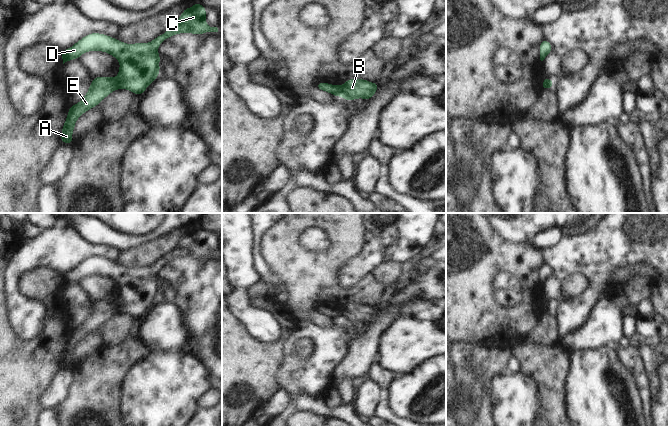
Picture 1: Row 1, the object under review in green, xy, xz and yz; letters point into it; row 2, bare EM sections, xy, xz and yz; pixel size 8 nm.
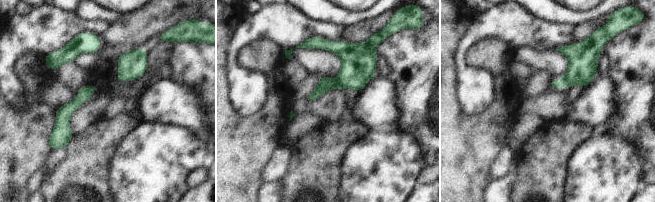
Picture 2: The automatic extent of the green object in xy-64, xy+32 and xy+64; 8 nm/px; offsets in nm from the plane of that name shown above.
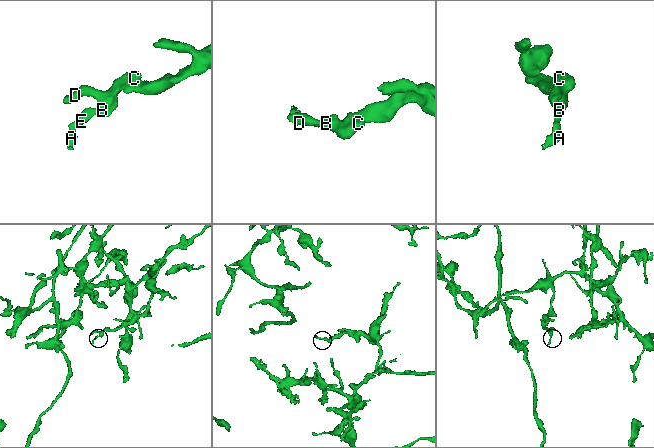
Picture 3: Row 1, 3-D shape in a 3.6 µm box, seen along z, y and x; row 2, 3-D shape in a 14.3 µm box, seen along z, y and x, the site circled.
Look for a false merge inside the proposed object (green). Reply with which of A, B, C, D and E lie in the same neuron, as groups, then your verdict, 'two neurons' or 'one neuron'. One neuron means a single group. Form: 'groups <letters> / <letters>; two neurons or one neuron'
groups A E / B C D; two neurons

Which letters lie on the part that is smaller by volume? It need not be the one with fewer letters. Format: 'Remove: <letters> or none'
Remove: A, E

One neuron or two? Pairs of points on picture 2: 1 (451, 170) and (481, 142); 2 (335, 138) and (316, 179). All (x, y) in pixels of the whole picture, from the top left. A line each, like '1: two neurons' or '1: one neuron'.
1: one neuron
2: one neuron

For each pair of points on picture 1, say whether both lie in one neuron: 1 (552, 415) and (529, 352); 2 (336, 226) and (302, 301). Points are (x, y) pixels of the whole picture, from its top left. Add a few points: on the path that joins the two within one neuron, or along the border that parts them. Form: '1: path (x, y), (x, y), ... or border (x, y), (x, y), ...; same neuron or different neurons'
1: path (552, 399), (551, 374), (545, 368); same neuron
2: path (336, 245), (336, 254), (311, 279), (311, 282); same neuron

